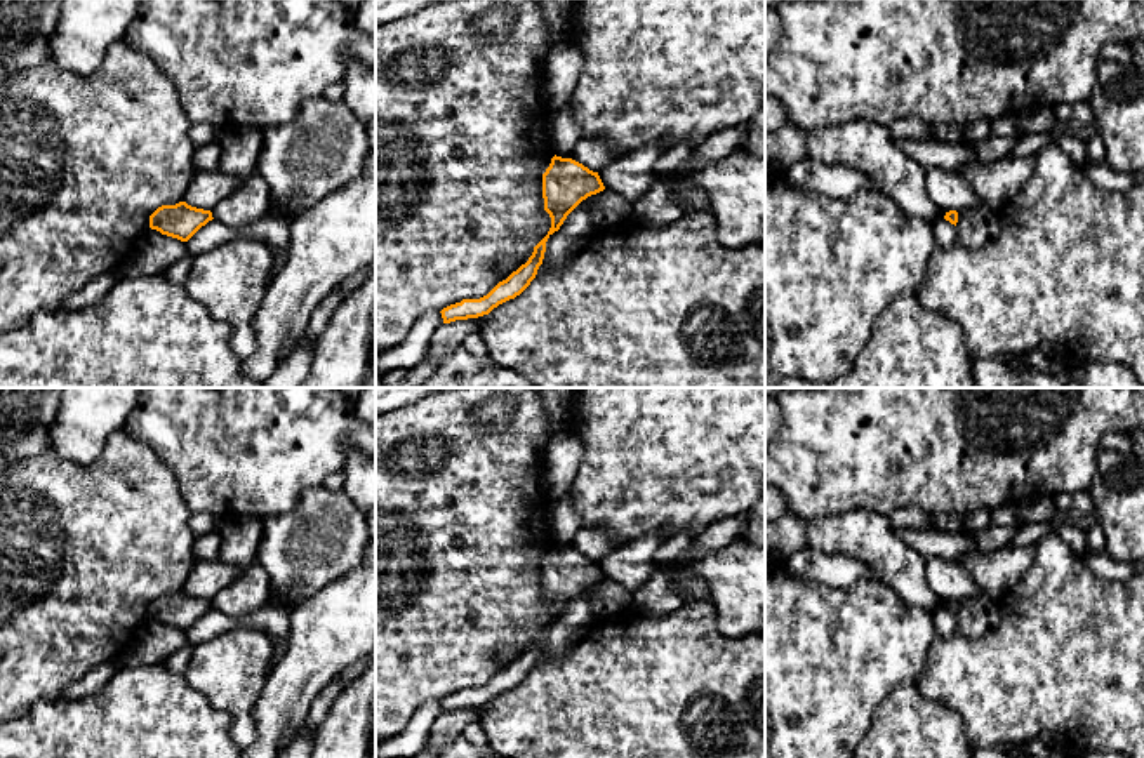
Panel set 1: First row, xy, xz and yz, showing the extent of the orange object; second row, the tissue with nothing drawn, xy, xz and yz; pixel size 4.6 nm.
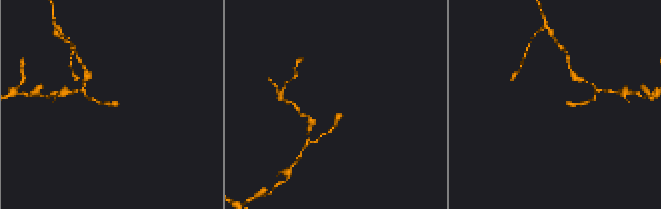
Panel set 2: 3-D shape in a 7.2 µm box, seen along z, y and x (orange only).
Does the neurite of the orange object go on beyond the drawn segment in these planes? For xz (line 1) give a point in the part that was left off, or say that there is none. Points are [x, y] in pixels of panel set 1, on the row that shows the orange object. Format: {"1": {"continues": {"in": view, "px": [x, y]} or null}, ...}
{"1": {"continues": null}}

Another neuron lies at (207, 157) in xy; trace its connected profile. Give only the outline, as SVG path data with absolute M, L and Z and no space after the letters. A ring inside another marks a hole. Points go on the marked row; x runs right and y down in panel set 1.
M219 143L196 146L195 155L193 155L195 165L200 170L217 170L221 155L223 155L223 150Z

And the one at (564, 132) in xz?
M569 103L556 113L549 115L546 132L553 153L567 158L575 144L582 139L581 127Z

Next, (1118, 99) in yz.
M1099 59L1088 103L1104 141L1104 163L1120 174L1144 172L1144 71Z

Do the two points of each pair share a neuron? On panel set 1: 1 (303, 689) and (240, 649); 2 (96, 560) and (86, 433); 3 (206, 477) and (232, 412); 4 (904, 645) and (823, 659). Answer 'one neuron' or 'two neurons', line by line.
1: two neurons
2: two neurons
3: one neuron
4: one neuron

